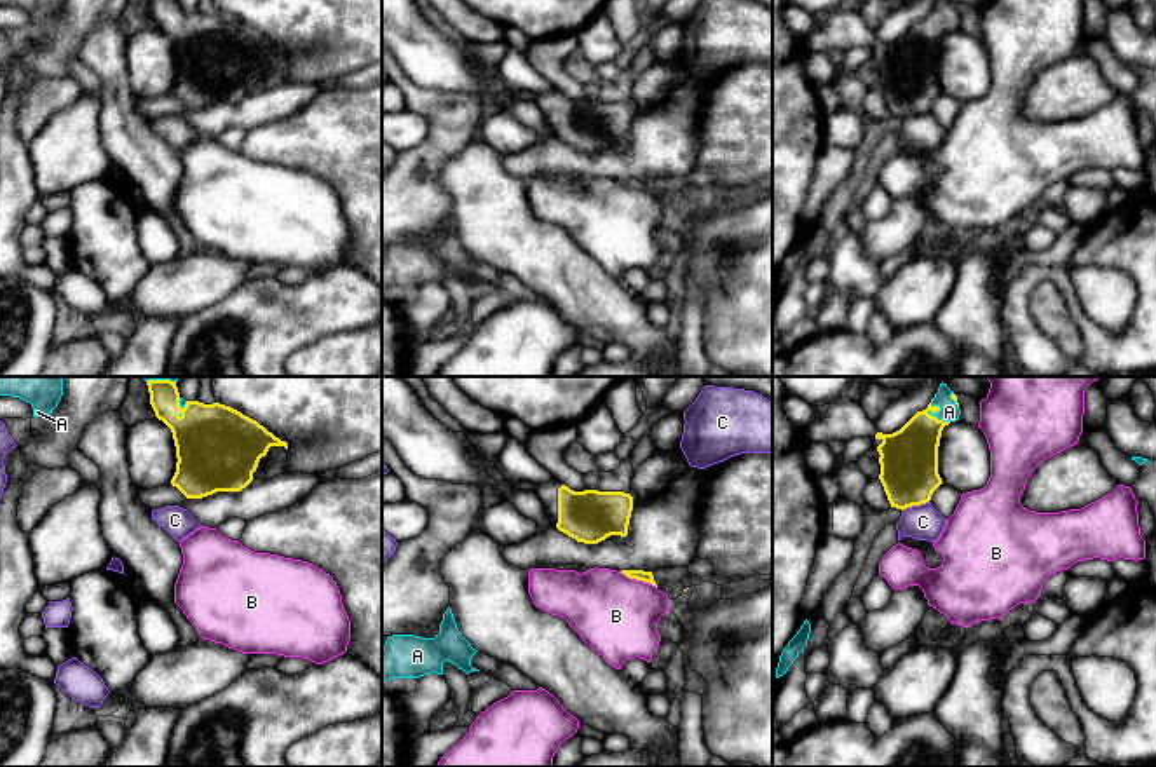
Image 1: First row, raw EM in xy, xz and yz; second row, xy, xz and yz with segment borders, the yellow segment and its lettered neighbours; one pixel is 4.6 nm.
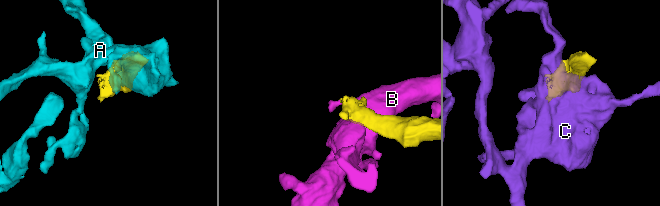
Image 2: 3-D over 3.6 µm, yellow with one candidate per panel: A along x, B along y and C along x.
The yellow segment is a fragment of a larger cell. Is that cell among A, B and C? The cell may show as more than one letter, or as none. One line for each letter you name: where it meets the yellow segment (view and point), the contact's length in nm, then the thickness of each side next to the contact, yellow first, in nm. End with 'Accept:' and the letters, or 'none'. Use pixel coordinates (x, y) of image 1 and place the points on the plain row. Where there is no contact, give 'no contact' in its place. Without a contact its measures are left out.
A: meets yellow in yz at (935, 21); contact 140 nm long; 280 nm thick on the yellow side, 100 nm on the other
Accept: A

